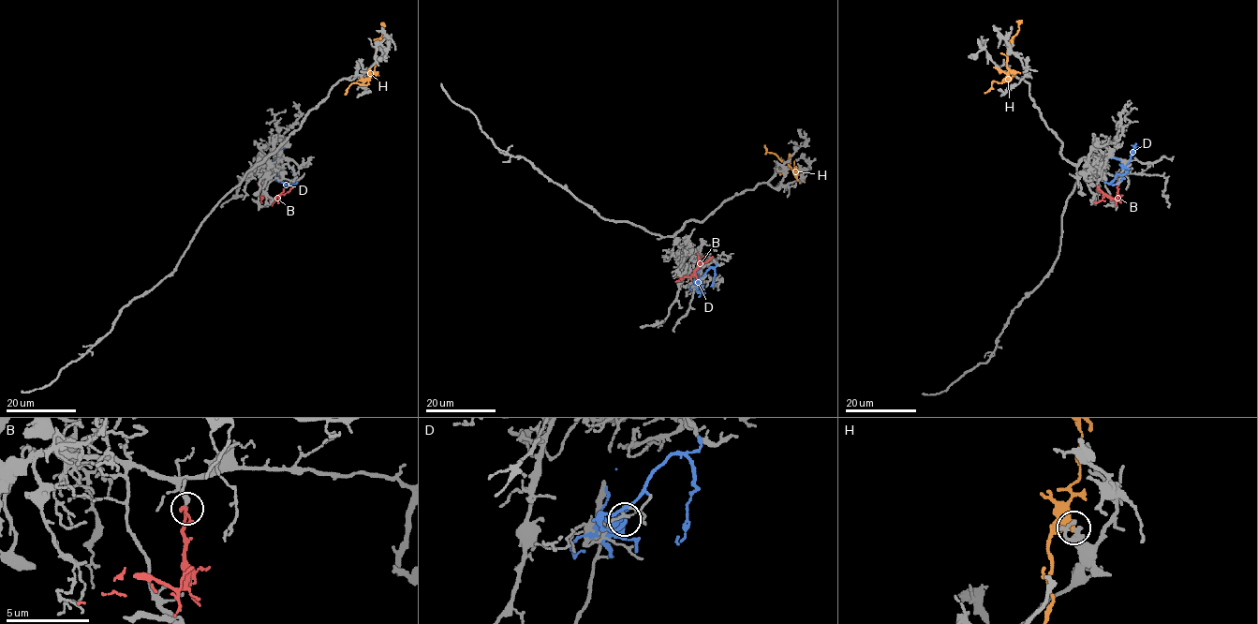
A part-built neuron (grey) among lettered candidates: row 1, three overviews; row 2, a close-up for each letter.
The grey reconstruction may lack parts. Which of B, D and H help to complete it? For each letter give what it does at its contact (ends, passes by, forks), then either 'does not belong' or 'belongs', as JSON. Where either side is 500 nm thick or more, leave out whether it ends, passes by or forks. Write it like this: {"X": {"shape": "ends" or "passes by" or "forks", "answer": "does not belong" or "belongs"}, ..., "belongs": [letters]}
{"B": {"shape": "ends", "answer": "belongs"}, "D": {"shape": "ends", "answer": "does not belong"}, "H": {"answer": "does not belong"}, "belongs": ["B"]}

